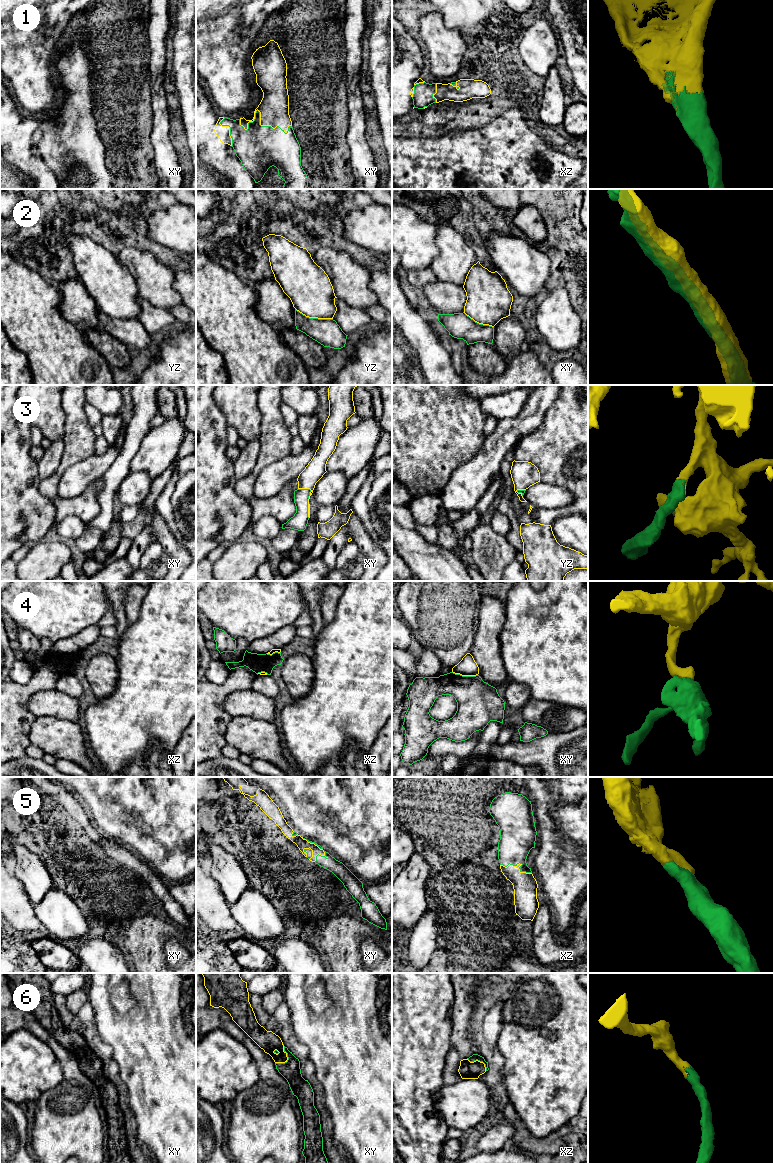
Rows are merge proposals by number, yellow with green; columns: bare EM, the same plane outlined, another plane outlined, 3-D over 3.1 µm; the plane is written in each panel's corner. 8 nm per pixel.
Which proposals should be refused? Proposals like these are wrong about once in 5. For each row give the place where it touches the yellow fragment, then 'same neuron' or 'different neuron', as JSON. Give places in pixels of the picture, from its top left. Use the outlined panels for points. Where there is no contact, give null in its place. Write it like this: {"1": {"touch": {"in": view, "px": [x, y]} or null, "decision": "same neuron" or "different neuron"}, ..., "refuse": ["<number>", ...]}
{"1": {"touch": {"in": "xy", "px": [260, 118]}, "decision": "same neuron"}, "2": {"touch": {"in": "yz", "px": [314, 317]}, "decision": "same neuron"}, "3": {"touch": {"in": "xy", "px": [309, 498]}, "decision": "same neuron"}, "4": {"touch": {"in": "xy", "px": [465, 675]}, "decision": "different neuron"}, "5": {"touch": {"in": "xz", "px": [519, 863]}, "decision": "same neuron"}, "6": {"touch": {"in": "xy", "px": [287, 1058]}, "decision": "same neuron"}, "refuse": ["4"]}

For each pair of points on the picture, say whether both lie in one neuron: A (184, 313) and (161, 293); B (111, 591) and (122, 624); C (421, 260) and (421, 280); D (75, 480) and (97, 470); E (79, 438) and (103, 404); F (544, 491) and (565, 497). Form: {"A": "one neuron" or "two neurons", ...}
{"A": "two neurons", "B": "one neuron", "C": "two neurons", "D": "one neuron", "E": "two neurons", "F": "one neuron"}

